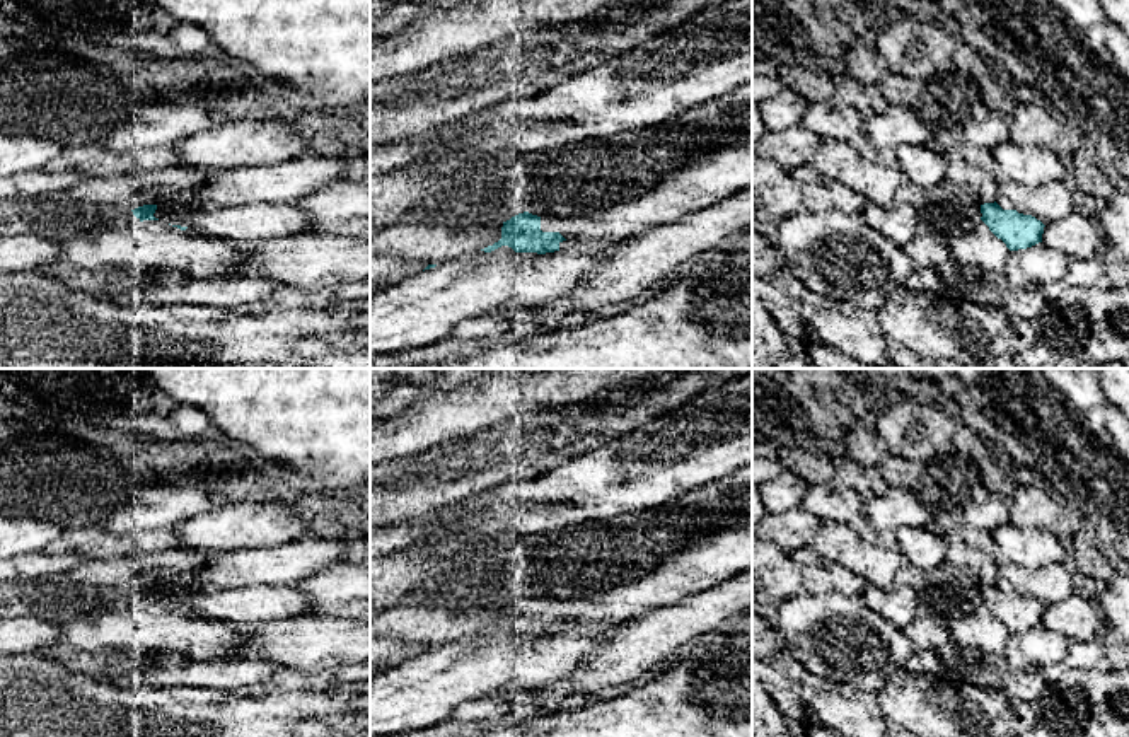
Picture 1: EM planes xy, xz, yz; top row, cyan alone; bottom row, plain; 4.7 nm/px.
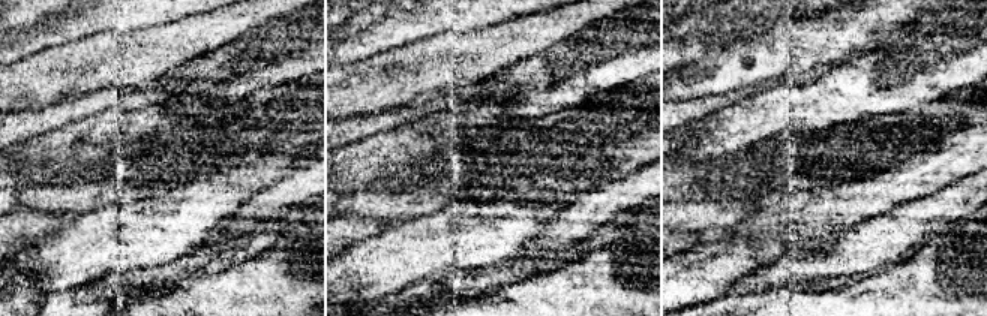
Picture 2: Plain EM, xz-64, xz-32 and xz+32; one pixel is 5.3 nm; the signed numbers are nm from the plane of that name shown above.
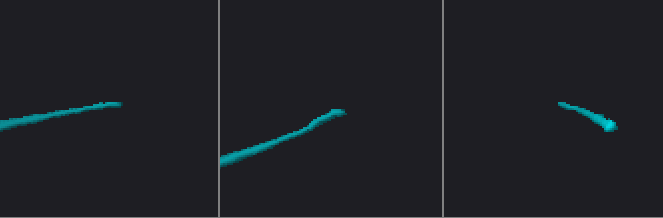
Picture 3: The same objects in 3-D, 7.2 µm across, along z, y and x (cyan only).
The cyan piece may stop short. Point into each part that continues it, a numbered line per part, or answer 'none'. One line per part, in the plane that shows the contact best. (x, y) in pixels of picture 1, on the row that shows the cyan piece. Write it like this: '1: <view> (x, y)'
1: xz (715, 176)

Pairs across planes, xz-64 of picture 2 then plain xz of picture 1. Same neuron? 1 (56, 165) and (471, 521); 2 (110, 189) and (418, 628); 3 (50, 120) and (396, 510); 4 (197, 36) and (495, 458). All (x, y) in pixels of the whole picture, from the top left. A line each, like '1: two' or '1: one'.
1: two
2: one
3: two
4: two

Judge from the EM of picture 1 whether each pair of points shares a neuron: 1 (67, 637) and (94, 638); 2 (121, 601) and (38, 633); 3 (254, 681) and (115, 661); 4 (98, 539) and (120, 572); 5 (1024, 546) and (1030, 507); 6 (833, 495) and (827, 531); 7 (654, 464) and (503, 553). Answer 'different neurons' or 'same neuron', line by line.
1: same neuron
2: different neurons
3: same neuron
4: different neurons
5: different neurons
6: different neurons
7: different neurons

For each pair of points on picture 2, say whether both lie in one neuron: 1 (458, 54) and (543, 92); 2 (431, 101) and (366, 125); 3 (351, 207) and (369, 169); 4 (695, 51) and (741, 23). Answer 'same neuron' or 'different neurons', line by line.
1: different neurons
2: same neuron
3: different neurons
4: same neuron

